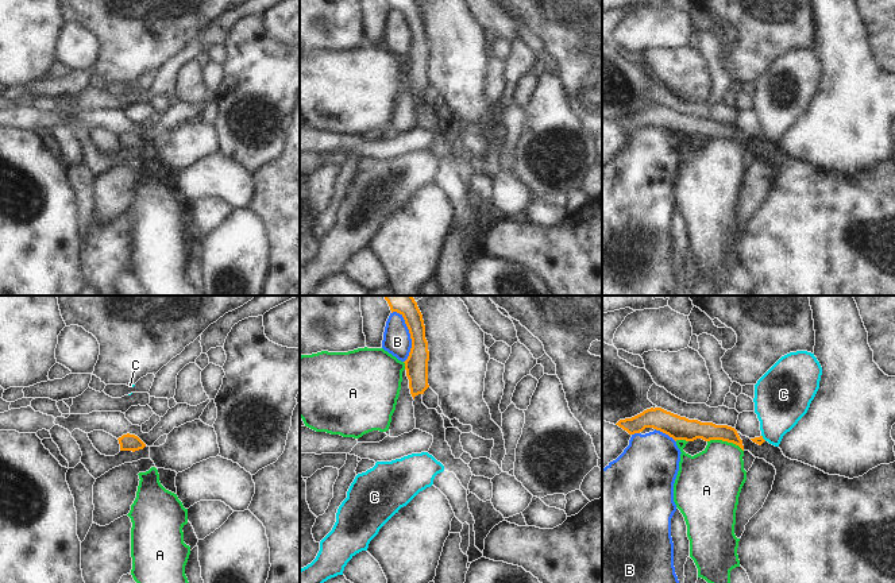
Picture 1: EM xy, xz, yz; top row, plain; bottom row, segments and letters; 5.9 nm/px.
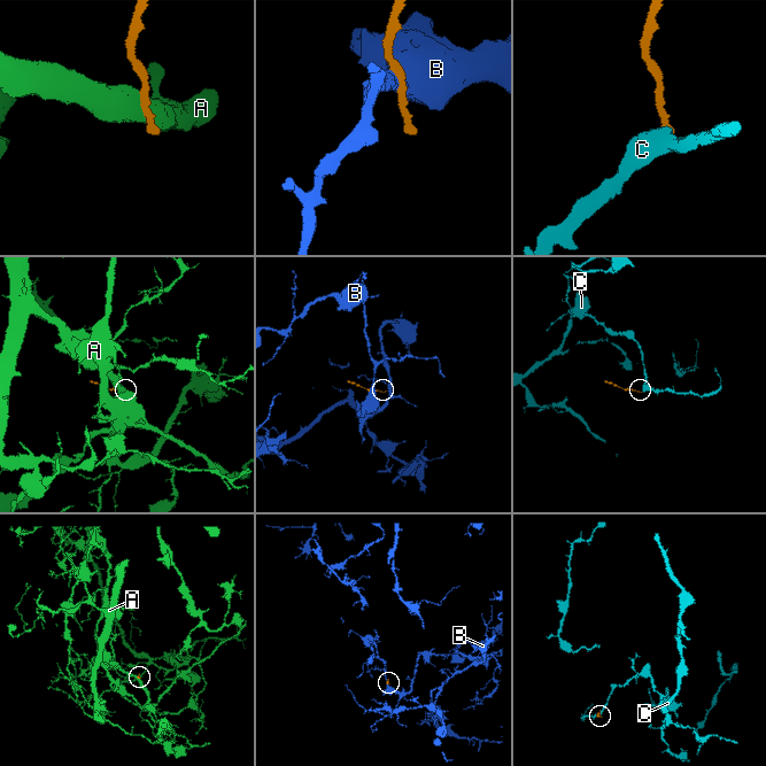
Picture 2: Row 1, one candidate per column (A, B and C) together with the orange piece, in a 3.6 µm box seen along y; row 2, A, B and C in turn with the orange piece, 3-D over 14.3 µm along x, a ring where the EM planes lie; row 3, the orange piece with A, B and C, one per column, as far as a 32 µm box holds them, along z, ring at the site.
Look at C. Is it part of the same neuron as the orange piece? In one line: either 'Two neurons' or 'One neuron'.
Two neurons

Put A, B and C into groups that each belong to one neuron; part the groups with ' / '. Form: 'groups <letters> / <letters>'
groups A / B / C

